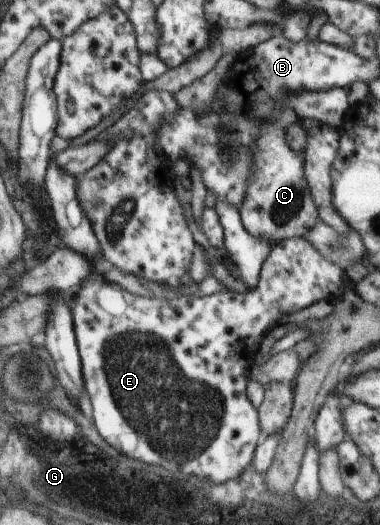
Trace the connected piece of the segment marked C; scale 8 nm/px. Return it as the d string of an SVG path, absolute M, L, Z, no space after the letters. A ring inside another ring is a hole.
M279 108L275 114L273 122L265 120L261 124L259 136L251 146L248 188L238 212L241 226L248 234L256 240L263 239L272 244L285 238L305 236L318 220L317 208L305 182L304 154L291 150L285 142L286 129L297 117L291 109Z

